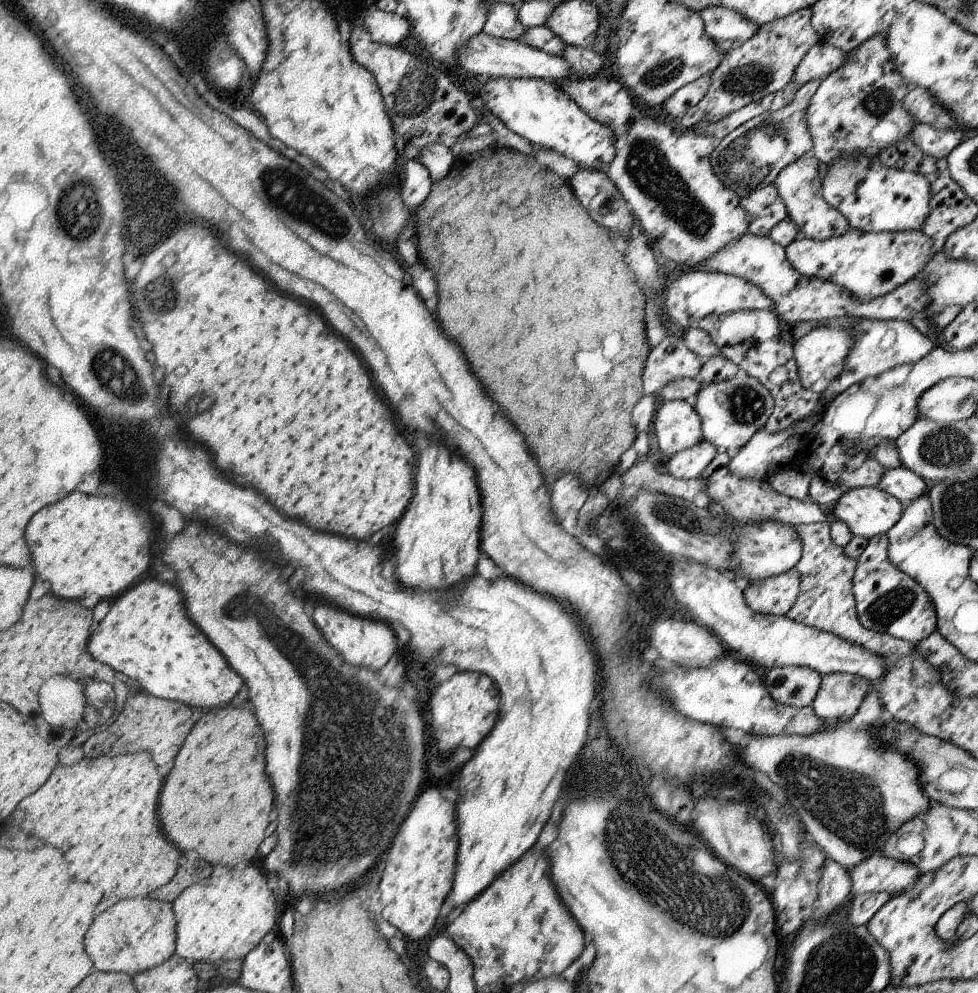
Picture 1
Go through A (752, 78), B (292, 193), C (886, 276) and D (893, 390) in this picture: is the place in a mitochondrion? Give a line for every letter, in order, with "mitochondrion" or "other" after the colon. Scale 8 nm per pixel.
A: mitochondrion
B: mitochondrion
C: other
D: mitochondrion

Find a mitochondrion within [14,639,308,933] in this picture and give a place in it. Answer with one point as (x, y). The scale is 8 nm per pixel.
(58, 689)

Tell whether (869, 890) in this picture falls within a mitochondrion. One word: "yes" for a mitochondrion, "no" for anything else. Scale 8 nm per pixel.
no

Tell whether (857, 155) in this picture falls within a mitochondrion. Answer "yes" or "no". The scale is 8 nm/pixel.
no

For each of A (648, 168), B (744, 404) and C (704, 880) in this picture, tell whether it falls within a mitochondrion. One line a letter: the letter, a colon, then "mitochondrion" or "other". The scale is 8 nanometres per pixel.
A: mitochondrion
B: mitochondrion
C: mitochondrion

